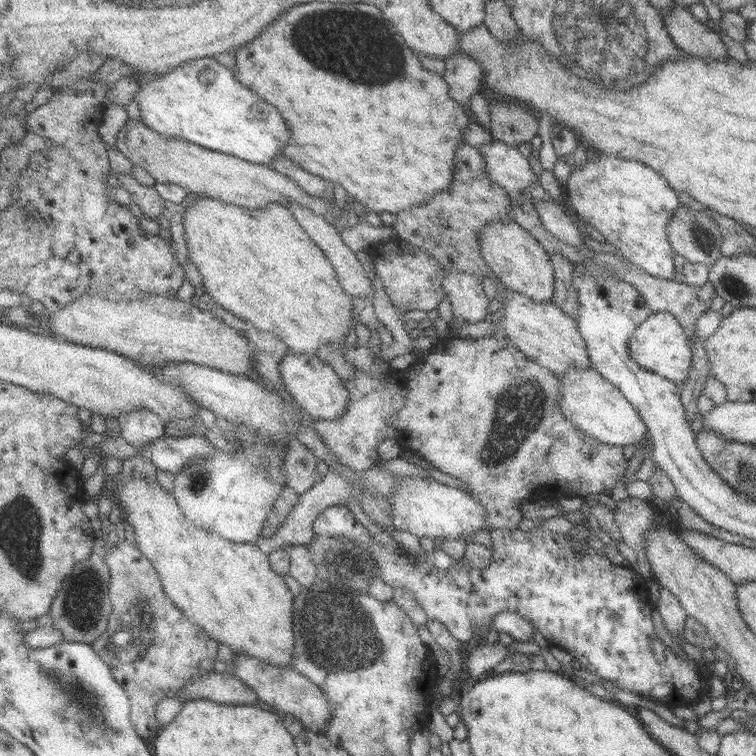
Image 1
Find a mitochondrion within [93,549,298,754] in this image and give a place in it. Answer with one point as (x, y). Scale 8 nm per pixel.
(133, 635)

